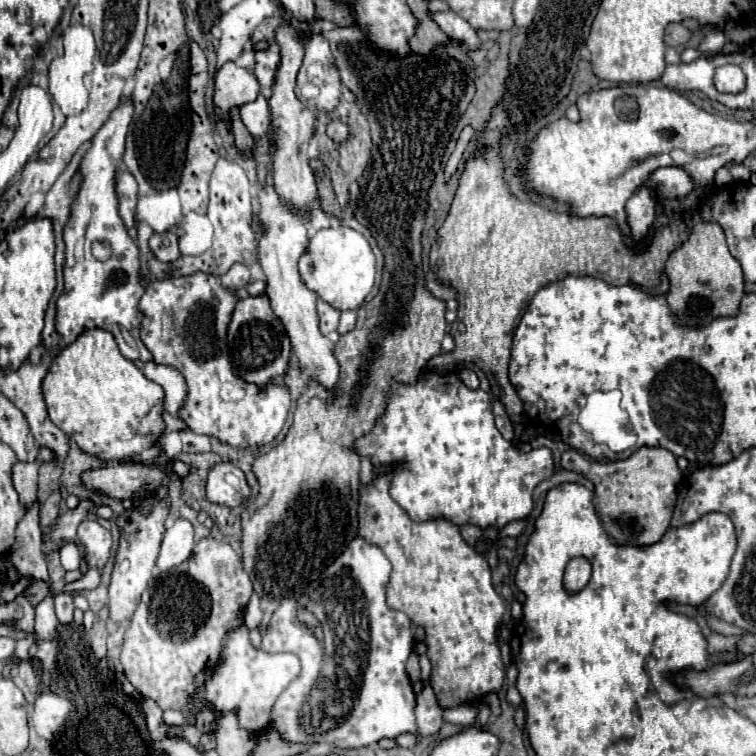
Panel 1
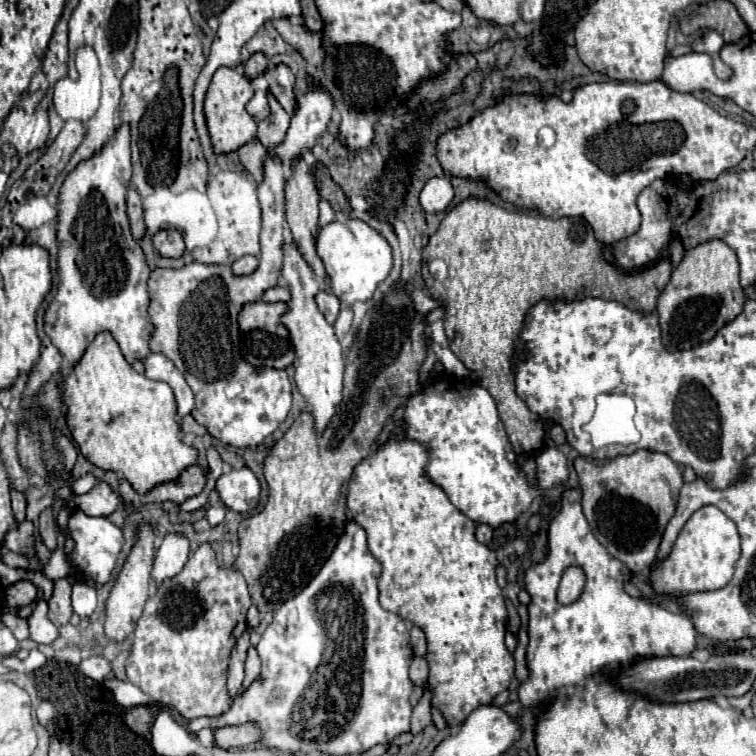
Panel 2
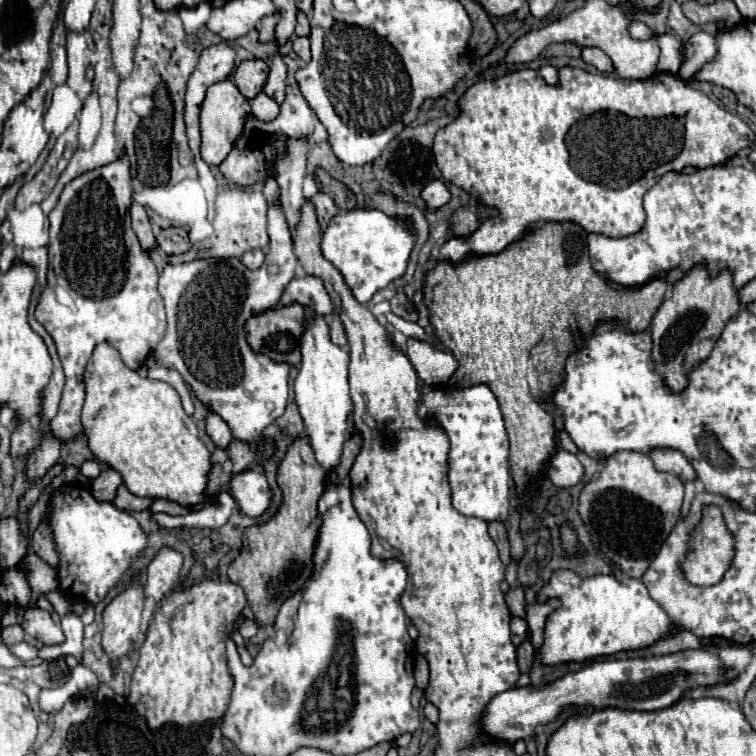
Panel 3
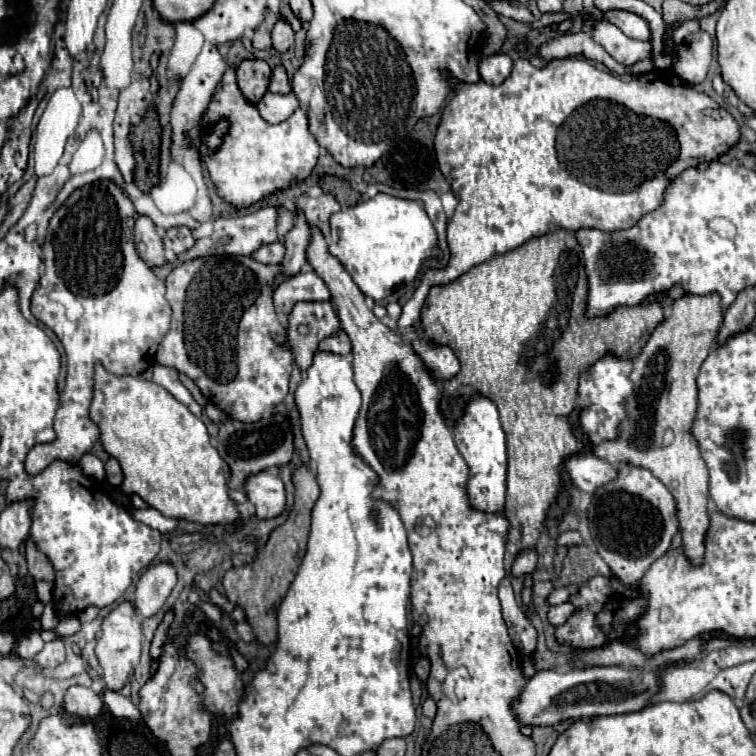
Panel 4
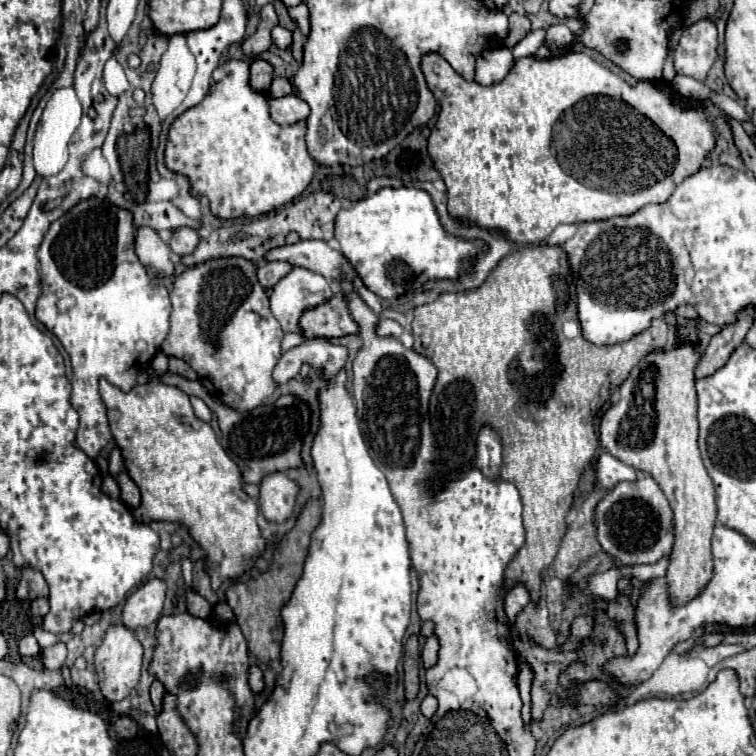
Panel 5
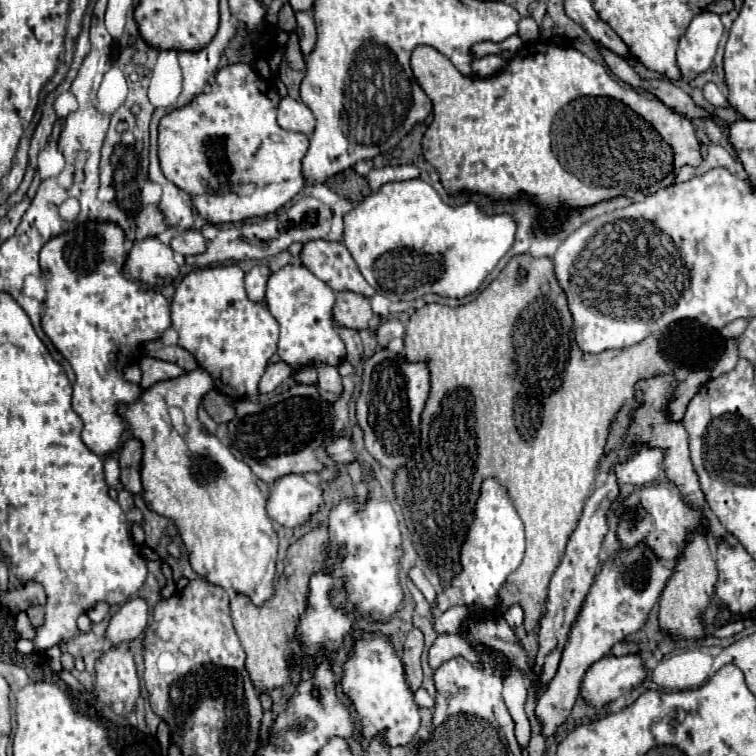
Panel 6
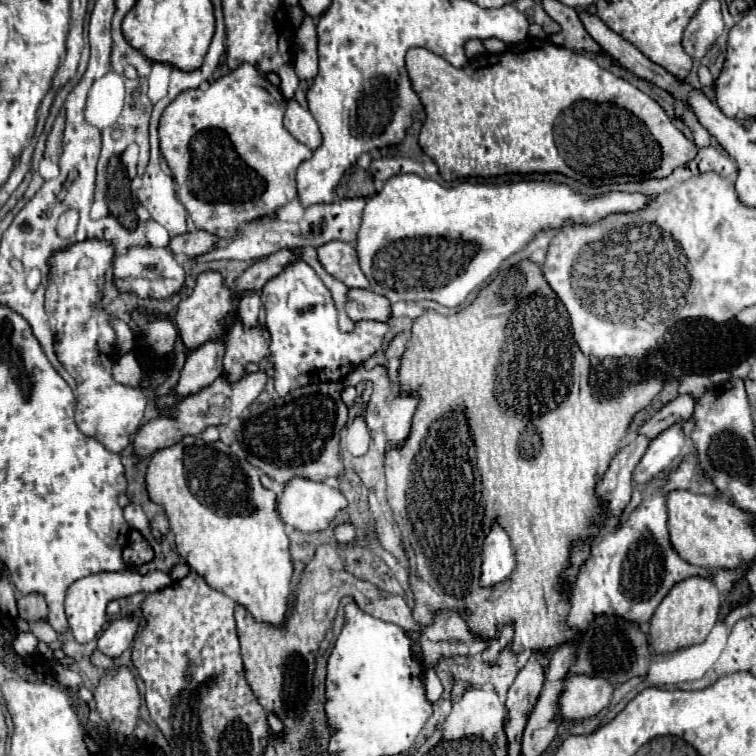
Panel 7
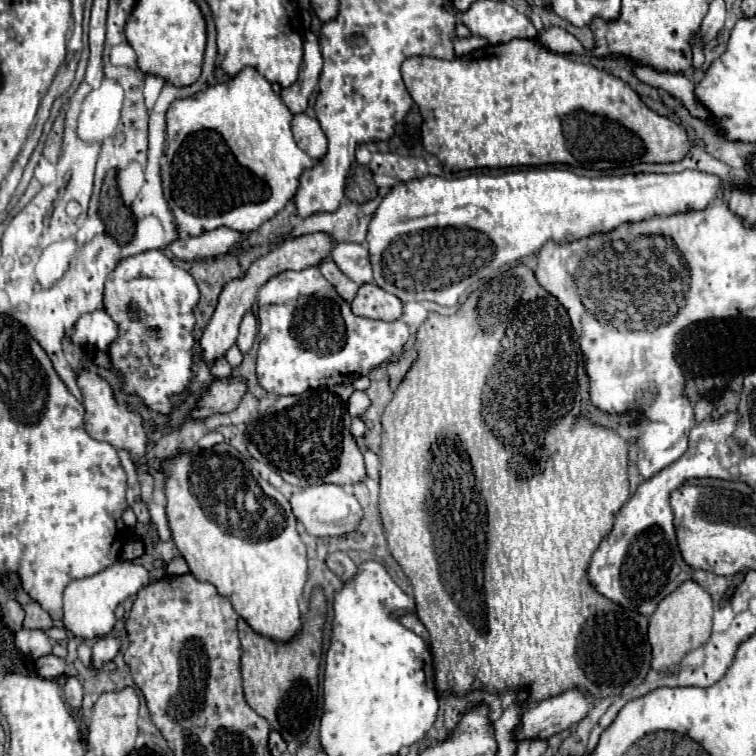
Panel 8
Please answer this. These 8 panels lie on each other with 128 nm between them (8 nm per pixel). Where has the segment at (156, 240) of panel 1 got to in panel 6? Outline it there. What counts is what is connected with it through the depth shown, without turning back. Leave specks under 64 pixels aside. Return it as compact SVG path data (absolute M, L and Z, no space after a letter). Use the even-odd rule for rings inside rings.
M186 230L186 232L178 234L178 236L174 236L170 246L172 246L174 252L178 252L182 256L200 254L206 248L206 238L198 230Z

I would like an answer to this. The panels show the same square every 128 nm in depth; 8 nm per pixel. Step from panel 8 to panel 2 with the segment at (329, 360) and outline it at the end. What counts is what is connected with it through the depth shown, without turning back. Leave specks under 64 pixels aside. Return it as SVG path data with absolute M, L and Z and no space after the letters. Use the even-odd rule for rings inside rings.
M348 220L344 224L330 222L328 226L320 228L316 238L316 250L326 266L326 278L324 278L326 292L324 290L318 292L316 304L324 314L324 318L328 320L328 324L336 322L340 302L344 306L352 306L358 300L362 302L370 300L376 286L388 276L392 268L392 250L388 242L362 220ZM282 284L274 286L274 288L268 288L262 296L264 302L288 302L290 300L290 294L287 287L282 287Z

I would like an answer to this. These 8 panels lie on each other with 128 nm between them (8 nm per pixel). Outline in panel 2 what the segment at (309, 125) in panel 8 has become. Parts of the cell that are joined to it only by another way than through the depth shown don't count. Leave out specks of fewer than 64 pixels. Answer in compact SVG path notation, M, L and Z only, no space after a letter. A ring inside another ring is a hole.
M258 90L256 96L248 102L246 110L248 110L248 114L250 114L256 122L266 120L266 118L270 116L270 106L268 106L268 96L266 96L266 92L264 92L264 90Z

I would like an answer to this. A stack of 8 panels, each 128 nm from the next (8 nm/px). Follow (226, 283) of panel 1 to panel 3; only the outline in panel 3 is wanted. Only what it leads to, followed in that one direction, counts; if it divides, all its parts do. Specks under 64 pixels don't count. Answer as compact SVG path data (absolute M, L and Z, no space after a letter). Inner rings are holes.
M252 250L252 252L246 252L244 256L242 256L242 264L246 266L246 268L250 268L250 270L256 270L256 268L260 268L260 264L264 262L264 252L262 250Z

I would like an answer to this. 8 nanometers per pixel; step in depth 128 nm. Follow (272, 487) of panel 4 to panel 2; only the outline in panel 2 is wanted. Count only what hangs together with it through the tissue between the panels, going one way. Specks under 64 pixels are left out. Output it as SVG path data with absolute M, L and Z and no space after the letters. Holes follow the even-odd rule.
M248 468L230 470L216 480L216 492L220 502L236 512L248 512L256 508L260 496L260 484Z

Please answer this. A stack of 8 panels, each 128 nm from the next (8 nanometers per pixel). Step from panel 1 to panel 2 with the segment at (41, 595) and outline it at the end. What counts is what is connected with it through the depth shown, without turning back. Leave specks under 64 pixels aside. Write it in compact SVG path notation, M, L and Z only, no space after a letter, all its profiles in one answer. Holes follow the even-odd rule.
M20 580L12 586L8 586L8 590L6 590L6 602L8 602L8 606L14 606L14 608L30 606L36 602L36 598L38 598L38 588L28 580Z

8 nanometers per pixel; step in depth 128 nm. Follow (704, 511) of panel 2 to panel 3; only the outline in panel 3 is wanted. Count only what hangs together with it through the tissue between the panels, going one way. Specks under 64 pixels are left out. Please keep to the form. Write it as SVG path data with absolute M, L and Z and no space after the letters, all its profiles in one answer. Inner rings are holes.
M706 506L702 510L702 520L700 524L690 532L690 548L680 564L682 568L682 574L684 578L694 584L694 586L712 586L712 584L718 584L724 574L728 572L730 564L732 564L732 558L734 558L734 534L728 530L726 522L724 522L724 516L720 512L718 506Z

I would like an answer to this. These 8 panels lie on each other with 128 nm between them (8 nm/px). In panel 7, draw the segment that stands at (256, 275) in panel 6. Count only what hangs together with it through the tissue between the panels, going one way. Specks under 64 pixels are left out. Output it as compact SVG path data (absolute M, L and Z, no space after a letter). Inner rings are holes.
M246 290L246 292L242 292L242 296L240 296L240 308L238 308L242 322L248 324L248 326L254 326L258 322L260 306L262 306L262 302L260 302L260 290Z

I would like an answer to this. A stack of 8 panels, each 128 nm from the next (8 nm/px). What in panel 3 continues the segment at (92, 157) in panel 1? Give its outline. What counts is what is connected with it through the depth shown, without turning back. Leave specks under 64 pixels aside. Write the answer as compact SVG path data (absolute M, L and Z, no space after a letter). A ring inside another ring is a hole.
M122 154L114 162L100 166L96 170L84 172L76 176L72 182L68 182L58 198L56 208L50 212L50 242L48 242L48 254L50 254L50 268L54 274L48 274L48 290L42 292L40 304L36 306L36 320L46 328L46 332L52 336L58 356L66 374L66 388L62 392L60 410L56 418L50 422L52 432L60 440L72 440L80 430L80 410L84 402L84 384L82 384L82 372L86 368L88 358L92 356L92 350L98 342L106 340L110 342L122 356L124 364L132 370L142 366L148 358L148 354L154 352L156 344L160 342L164 328L166 328L166 314L164 314L164 302L162 296L156 290L158 282L158 270L150 256L142 252L140 242L136 234L130 228L130 216L128 208L132 204L132 180L130 180L130 162L128 156ZM56 288L66 288L66 292L72 298L74 308L62 306L56 302Z

